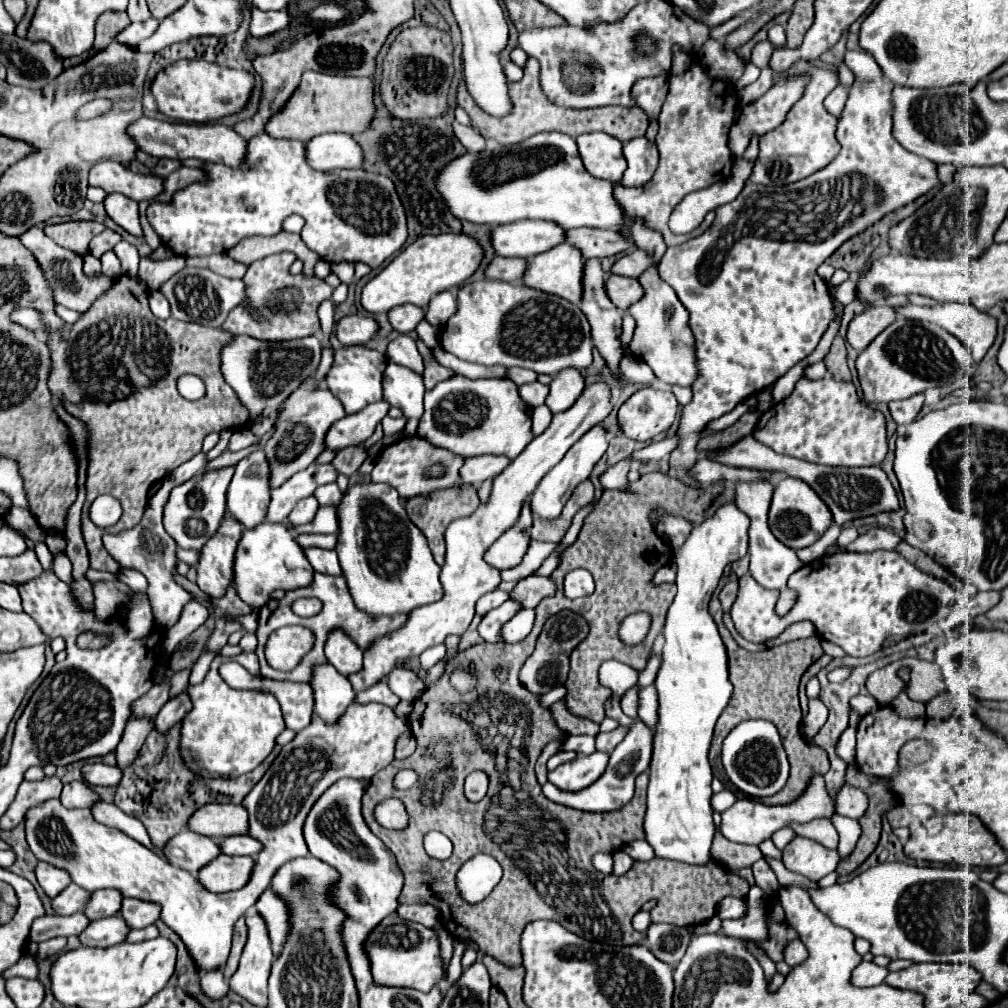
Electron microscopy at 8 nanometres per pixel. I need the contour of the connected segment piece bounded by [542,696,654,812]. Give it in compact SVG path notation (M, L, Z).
M612 696L605 704L605 713L607 716L614 718L619 724L624 724L628 728L626 738L614 748L614 752L610 754L610 764L604 772L604 776L592 784L592 788L584 788L584 792L560 792L556 786L552 786L550 782L546 782L544 788L544 796L556 804L568 806L568 808L576 808L582 812L612 812L624 804L630 802L632 794L634 794L634 780L636 776L640 776L642 772L648 770L650 766L650 756L652 756L652 738L654 738L654 730L650 730L642 720L638 718L630 718L626 716L620 707L620 698Z

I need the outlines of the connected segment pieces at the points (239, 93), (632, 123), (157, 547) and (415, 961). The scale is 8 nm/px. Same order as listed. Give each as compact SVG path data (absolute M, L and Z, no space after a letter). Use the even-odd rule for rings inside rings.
M178 60L152 78L150 92L156 100L158 112L170 120L206 124L240 112L250 96L252 84L252 74L246 70L230 70L204 60Z
M528 58L526 68L524 68L524 78L520 82L508 82L508 94L510 94L510 100L512 100L512 110L506 116L494 118L488 112L484 112L472 100L470 92L466 90L466 80L462 80L458 84L456 98L458 98L458 104L468 112L472 126L478 130L478 134L482 134L484 138L492 138L492 140L496 140L504 146L524 142L532 134L538 134L538 132L544 132L544 130L556 130L556 132L568 134L572 138L586 134L586 132L606 132L606 134L618 138L624 144L624 142L630 142L632 138L644 136L644 132L648 128L648 116L646 116L646 112L642 112L642 108L616 108L616 106L604 106L604 108L592 108L592 110L560 108L560 106L552 104L550 100L546 100L544 94L534 86L538 86L538 60Z
M204 452L196 454L192 460L184 462L182 466L178 466L176 470L172 470L164 482L162 488L158 490L158 494L154 494L154 498L150 500L150 506L146 506L144 518L140 520L140 524L136 524L134 528L122 530L118 534L106 534L104 536L104 548L108 550L108 554L120 564L120 568L130 568L130 570L138 570L148 578L148 598L150 598L150 606L152 606L152 614L156 620L156 626L166 632L170 630L178 620L180 620L180 612L182 608L192 600L192 594L188 594L182 586L178 586L172 580L172 570L176 564L176 542L166 534L164 526L162 526L162 508L168 500L168 492L172 486L182 484L184 480L192 478L194 474L202 472L208 464L208 458L204 456Z
M396 914L386 916L368 934L364 942L364 952L368 954L370 960L372 978L380 986L398 986L398 988L414 988L420 992L428 992L442 978L438 940L434 932L422 924L402 920Z

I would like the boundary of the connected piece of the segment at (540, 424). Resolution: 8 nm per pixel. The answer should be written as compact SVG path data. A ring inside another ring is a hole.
M545 404L534 408L532 415L532 431L535 436L539 436L548 428L552 416L553 414Z

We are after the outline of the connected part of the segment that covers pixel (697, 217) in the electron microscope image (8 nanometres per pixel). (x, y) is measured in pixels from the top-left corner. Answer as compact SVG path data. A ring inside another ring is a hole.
M736 162L732 168L732 178L712 184L704 190L696 190L692 194L688 194L670 214L670 230L674 234L688 234L692 232L696 226L700 226L700 222L704 220L706 212L718 208L720 204L732 202L738 194L740 188L744 186L744 182L748 180L752 172L752 162ZM740 176L742 176L742 186L740 186Z

